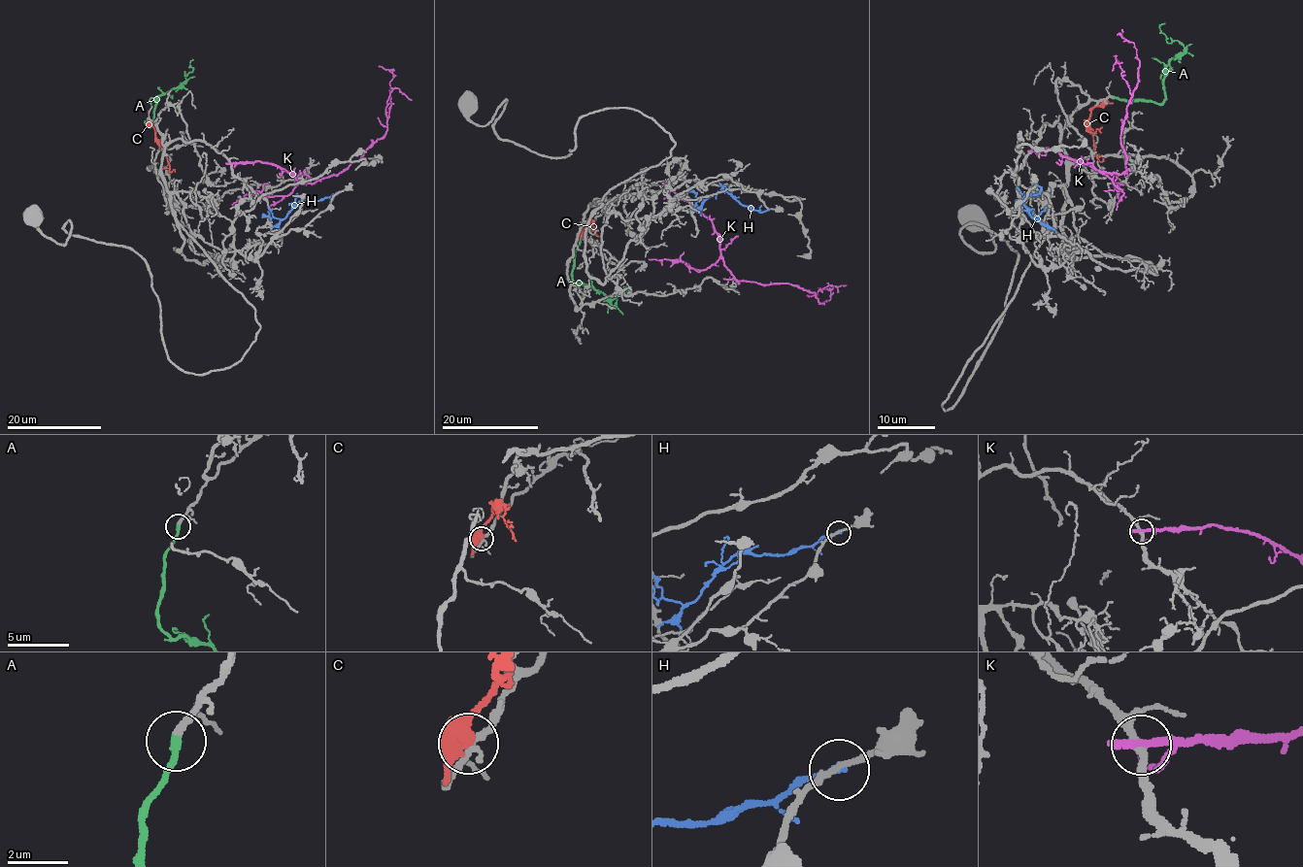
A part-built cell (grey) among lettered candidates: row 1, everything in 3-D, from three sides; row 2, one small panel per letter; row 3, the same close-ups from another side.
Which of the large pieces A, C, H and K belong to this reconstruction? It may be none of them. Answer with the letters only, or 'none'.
A

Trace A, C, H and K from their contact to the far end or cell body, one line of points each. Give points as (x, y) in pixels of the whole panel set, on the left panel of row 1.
A: (148, 119), (145, 122), (147, 124), (151, 122), (157, 99), (184, 82), (185, 73), (193, 69), (192, 58)
C: (150, 121), (156, 142), (164, 150), (170, 171), (175, 171)
H: (339, 192), (319, 200), (301, 200), (284, 217), (271, 218), (262, 215)
K: (231, 163), (275, 164), (299, 181), (312, 183), (342, 173), (387, 128), (390, 82), (394, 76), (379, 65)

